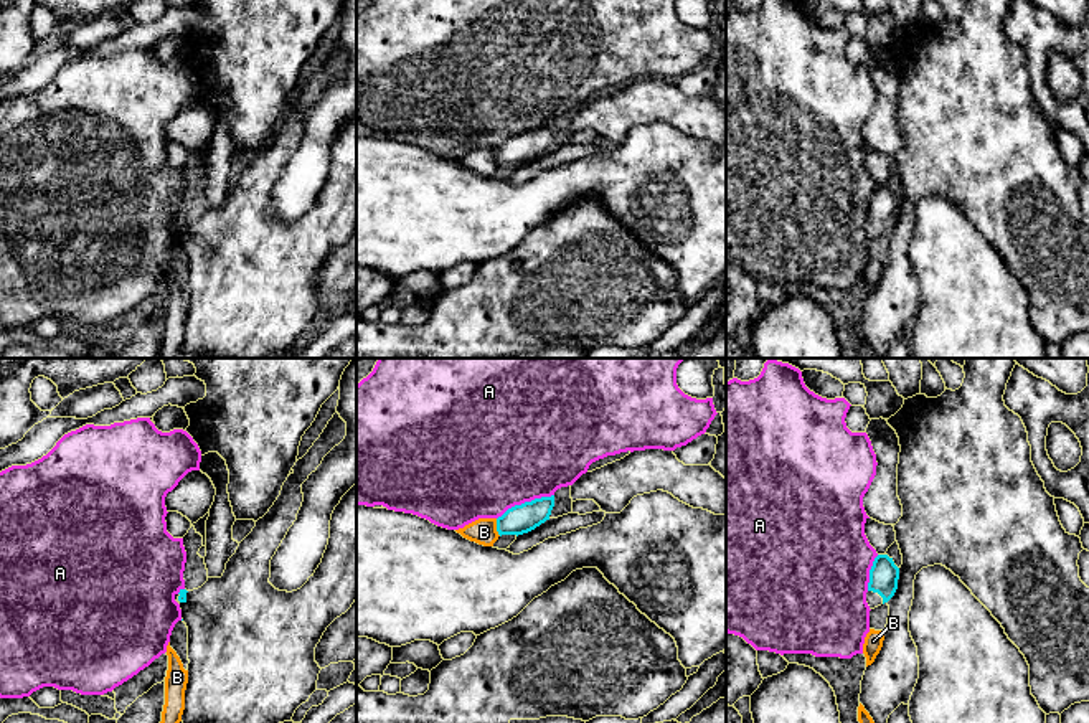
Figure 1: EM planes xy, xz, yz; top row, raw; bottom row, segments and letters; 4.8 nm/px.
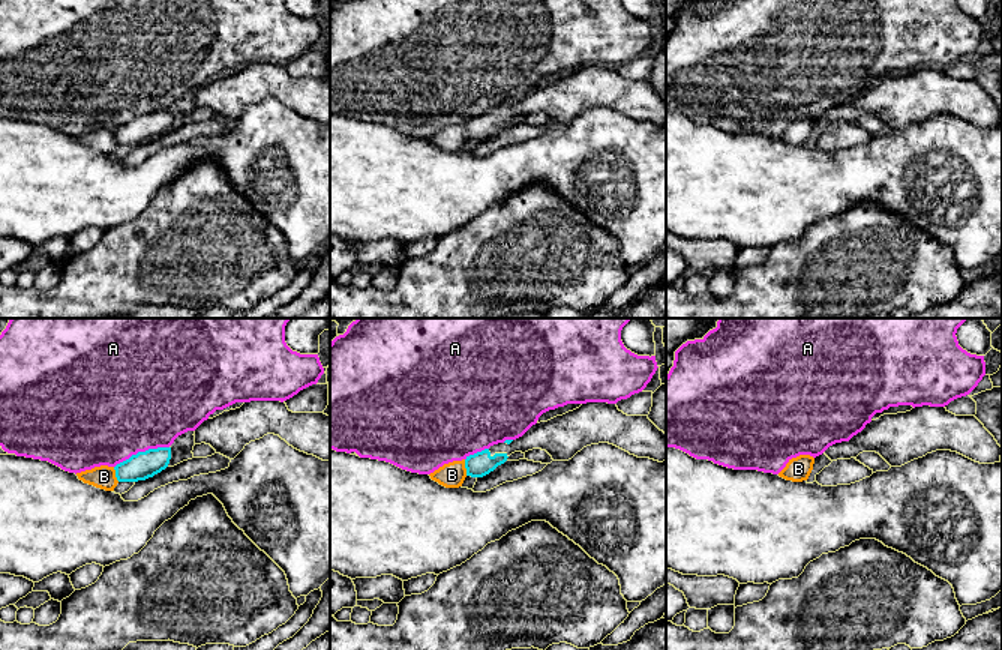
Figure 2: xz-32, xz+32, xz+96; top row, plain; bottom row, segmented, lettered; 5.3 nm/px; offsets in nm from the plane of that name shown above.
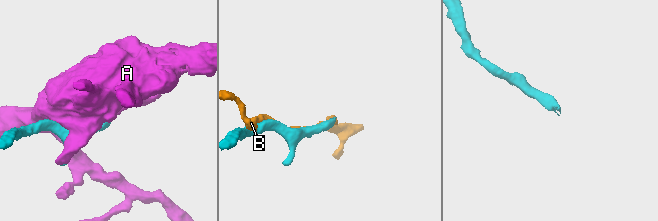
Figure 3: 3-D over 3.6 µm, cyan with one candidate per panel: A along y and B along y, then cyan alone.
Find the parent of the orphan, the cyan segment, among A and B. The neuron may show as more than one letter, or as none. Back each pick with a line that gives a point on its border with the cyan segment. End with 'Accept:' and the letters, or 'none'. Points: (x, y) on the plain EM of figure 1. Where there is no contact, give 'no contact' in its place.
Accept: none

